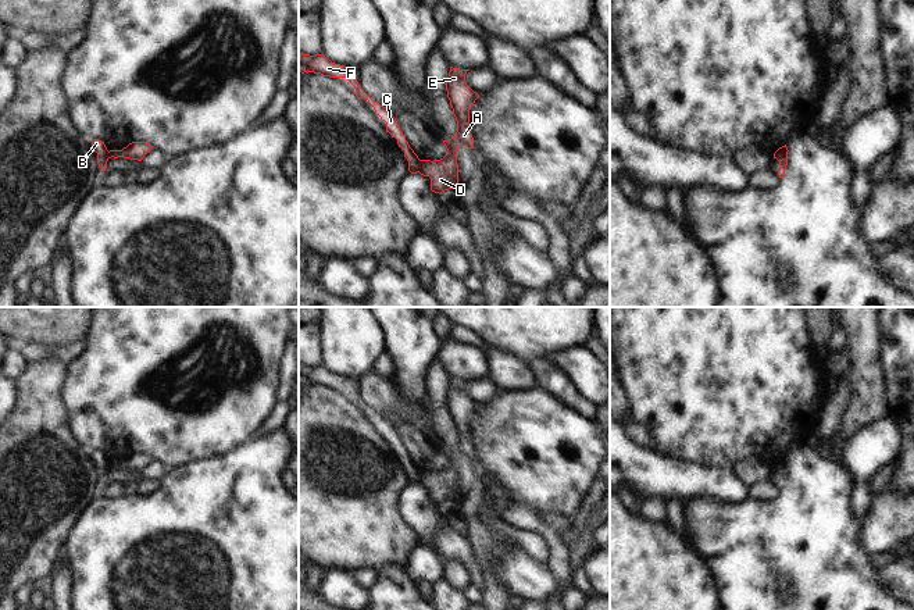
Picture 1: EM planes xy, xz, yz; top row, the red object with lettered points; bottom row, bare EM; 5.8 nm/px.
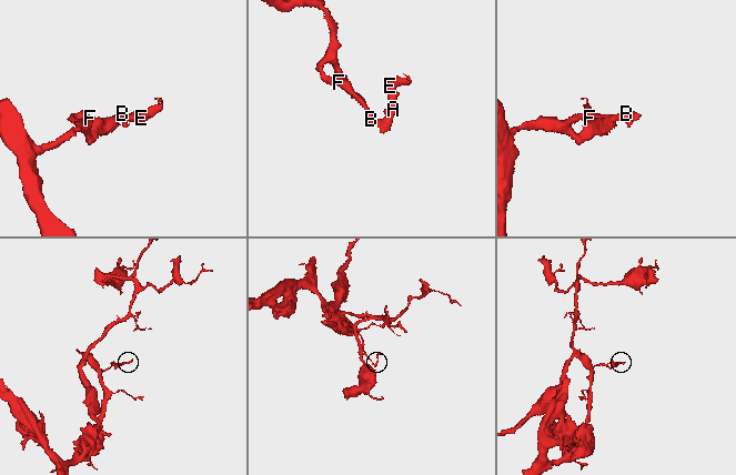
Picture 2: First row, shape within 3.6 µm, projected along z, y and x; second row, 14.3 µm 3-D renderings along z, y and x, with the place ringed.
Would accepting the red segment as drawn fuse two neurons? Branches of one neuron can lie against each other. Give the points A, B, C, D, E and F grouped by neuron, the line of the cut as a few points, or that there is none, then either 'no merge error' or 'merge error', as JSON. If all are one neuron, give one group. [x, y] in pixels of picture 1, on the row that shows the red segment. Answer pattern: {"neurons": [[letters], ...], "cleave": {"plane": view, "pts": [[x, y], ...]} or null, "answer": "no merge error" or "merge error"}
{"neurons": [["A", "D", "E"], ["B", "C", "F"]], "cleave": {"plane": "xz", "pts": [[421, 160], [418, 171]]}, "answer": "merge error"}

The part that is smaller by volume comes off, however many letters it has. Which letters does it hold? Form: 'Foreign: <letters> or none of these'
Foreign: A, D, E.

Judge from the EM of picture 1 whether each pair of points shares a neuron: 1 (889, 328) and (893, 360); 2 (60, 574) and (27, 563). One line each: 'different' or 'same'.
1: same
2: different

